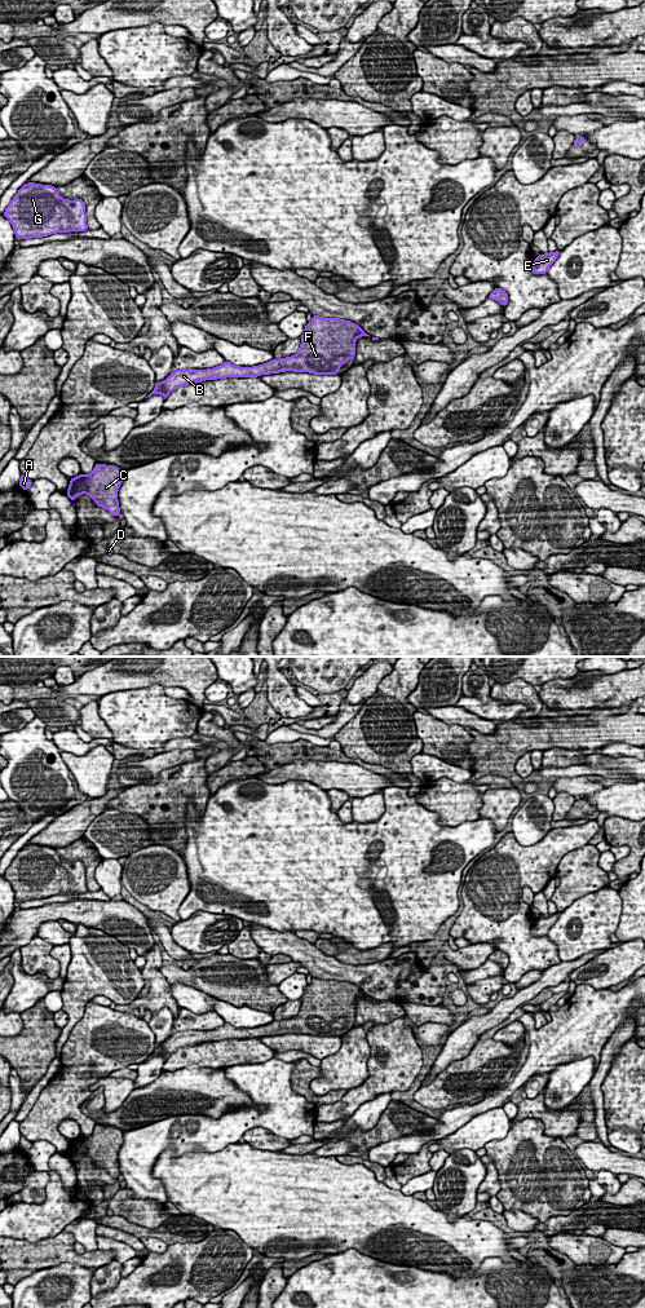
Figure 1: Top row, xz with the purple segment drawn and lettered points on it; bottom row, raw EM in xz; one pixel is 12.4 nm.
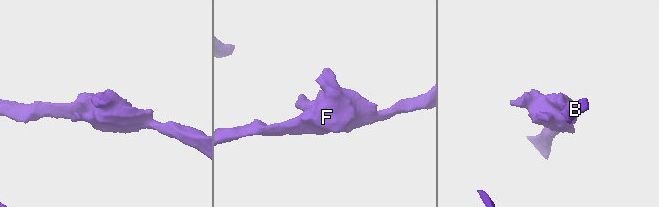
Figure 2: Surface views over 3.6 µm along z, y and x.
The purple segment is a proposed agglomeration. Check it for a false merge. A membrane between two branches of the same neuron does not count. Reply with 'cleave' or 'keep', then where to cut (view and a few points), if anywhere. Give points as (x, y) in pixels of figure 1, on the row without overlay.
keep; cut none

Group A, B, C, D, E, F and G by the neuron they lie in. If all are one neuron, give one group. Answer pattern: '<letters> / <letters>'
A B C D E F G

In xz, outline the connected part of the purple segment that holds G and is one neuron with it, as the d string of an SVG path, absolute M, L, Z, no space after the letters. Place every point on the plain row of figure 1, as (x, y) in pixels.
M25 845L4 874L16 900L43 900L57 894L87 893L85 865L62 861L52 847Z

